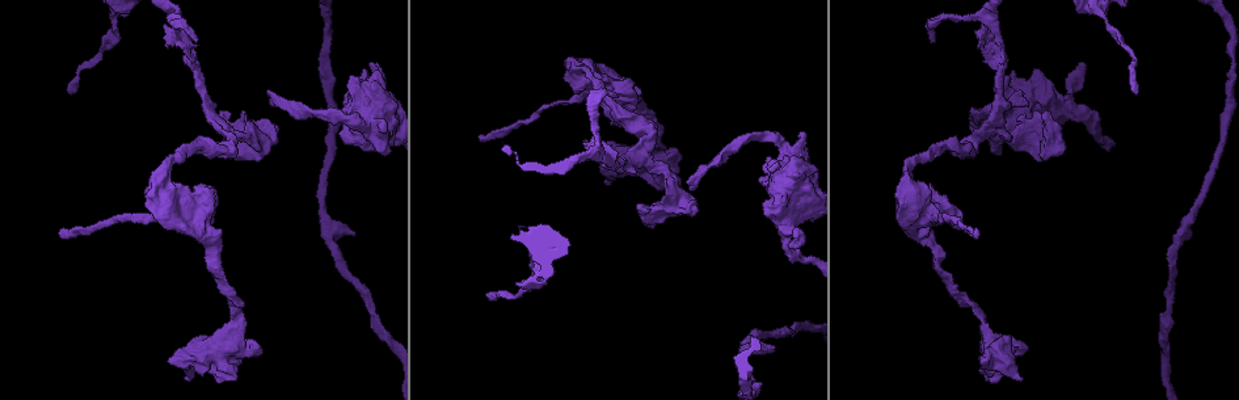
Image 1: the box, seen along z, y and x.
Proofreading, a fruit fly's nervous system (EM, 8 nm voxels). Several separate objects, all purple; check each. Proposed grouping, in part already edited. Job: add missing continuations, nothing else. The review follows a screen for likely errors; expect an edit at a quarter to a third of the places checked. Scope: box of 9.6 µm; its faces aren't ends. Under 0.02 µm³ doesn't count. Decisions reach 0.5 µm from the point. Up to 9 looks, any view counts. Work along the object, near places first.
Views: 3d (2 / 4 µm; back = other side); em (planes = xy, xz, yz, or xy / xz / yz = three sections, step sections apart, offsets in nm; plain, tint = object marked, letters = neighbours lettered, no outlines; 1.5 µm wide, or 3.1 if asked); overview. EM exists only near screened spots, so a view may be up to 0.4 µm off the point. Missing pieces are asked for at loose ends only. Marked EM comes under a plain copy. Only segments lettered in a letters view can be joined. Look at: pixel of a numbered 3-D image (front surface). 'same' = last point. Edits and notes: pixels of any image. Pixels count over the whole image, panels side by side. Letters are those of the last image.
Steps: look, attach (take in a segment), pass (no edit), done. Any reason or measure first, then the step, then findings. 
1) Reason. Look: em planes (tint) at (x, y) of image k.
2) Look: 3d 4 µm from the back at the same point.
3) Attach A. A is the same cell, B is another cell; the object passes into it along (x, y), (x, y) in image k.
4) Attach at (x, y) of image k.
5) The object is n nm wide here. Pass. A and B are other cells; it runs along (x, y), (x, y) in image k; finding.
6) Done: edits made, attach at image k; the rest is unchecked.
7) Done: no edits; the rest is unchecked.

An open end. Look: em planes (letters) at (234, 159) of image 1.

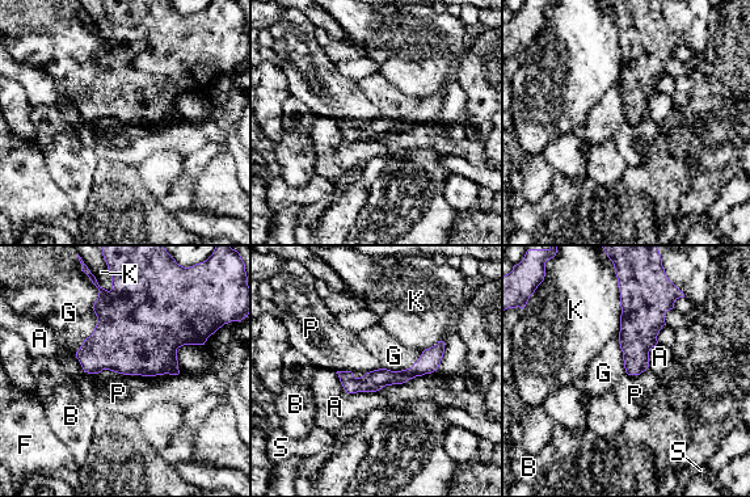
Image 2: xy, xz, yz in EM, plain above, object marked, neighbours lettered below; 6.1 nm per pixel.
The longest contact is with G, 460 nm. Pass. A, B, F, G, K, P and S are other cells; it runs along (417, 365), (371, 382), (341, 374) in image 2; none of them fits.

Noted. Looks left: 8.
Free end. Look: em xy step 8 (letters) at (1006, 77) of image 1.

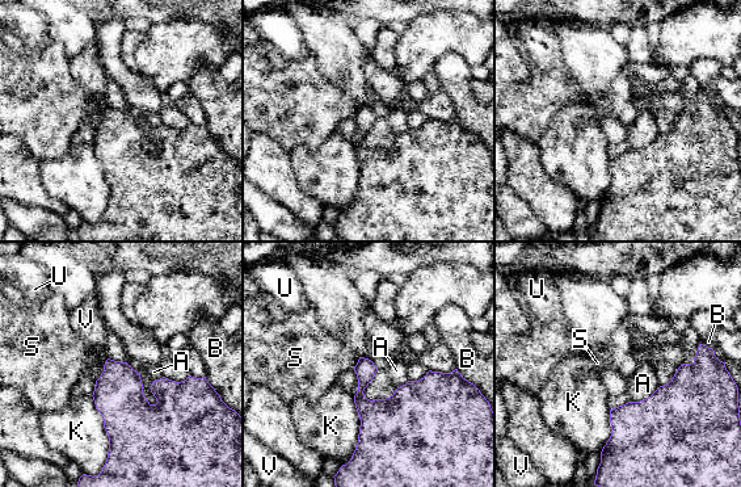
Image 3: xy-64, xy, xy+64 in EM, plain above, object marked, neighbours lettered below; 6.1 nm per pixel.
Another direction. Look: em planes (letters) at the same point.

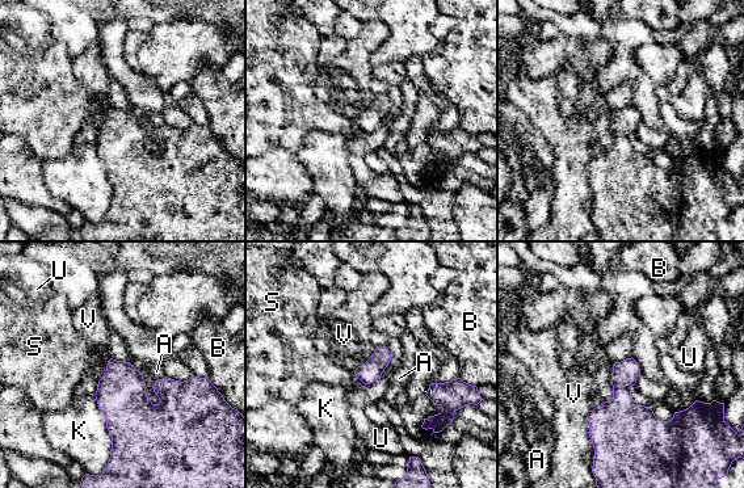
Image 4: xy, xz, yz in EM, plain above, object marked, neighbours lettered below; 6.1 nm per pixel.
Pass. A, B, K, S, U and V are other cells; no lettered segment goes on from it.

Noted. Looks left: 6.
Stops while still wide. Look: em planes (letters) at (170, 363) of image 1.

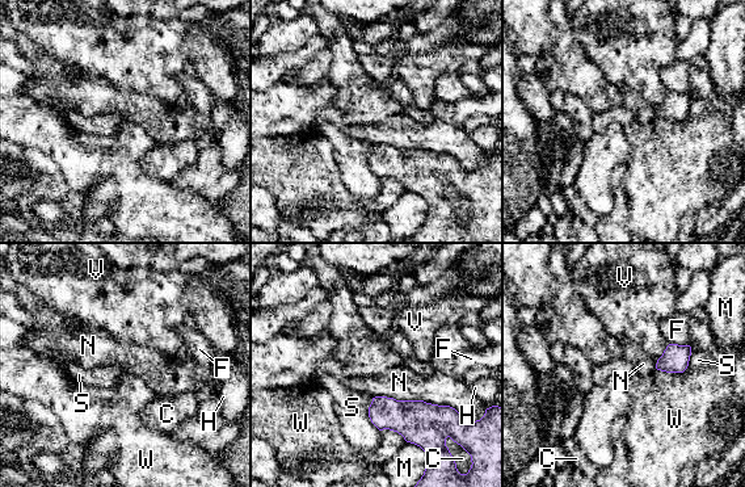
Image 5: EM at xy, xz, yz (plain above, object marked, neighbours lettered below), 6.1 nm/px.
Pass. C, F, H, M, N, S, V and W are other cells; a border runs along (371, 398), (369, 418), (379, 431) in image 5; none of them fits.

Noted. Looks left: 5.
Branch stops here. Look: 3d 4 µm from the back at (479, 137) of image 1.

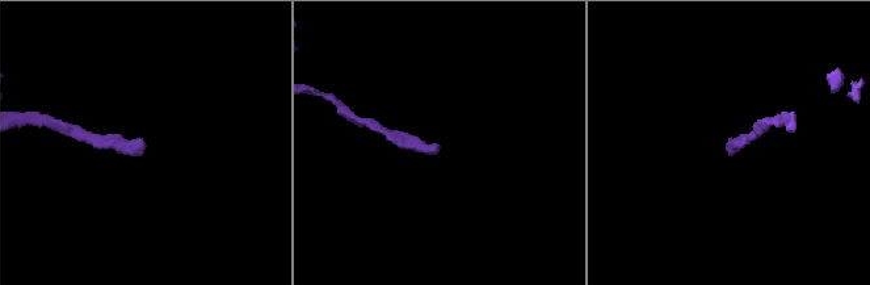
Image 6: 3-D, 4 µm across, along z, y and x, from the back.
Look: em planes (letters) at (144, 148) of image 6.

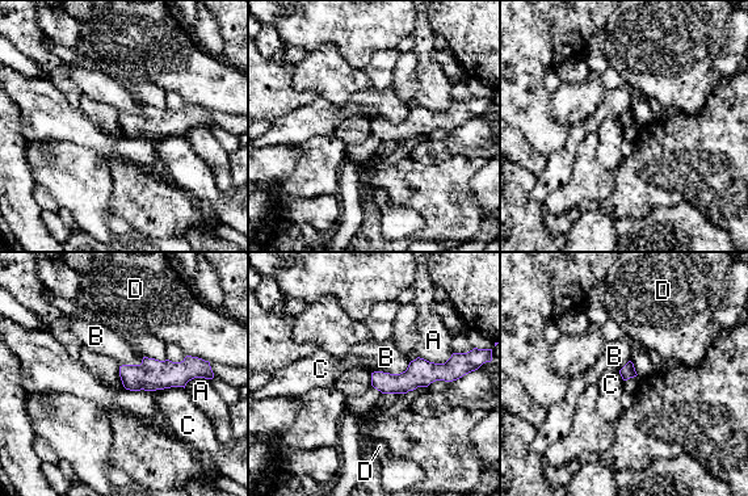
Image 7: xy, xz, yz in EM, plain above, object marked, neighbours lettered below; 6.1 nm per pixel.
The object is 90 nm wide here. Pass. A, B, C and D are other cells; a border runs along (184, 387), (164, 387), (151, 391) in image 7; none of them fits.

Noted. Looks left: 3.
Done: no edits; the rest is unchecked.

